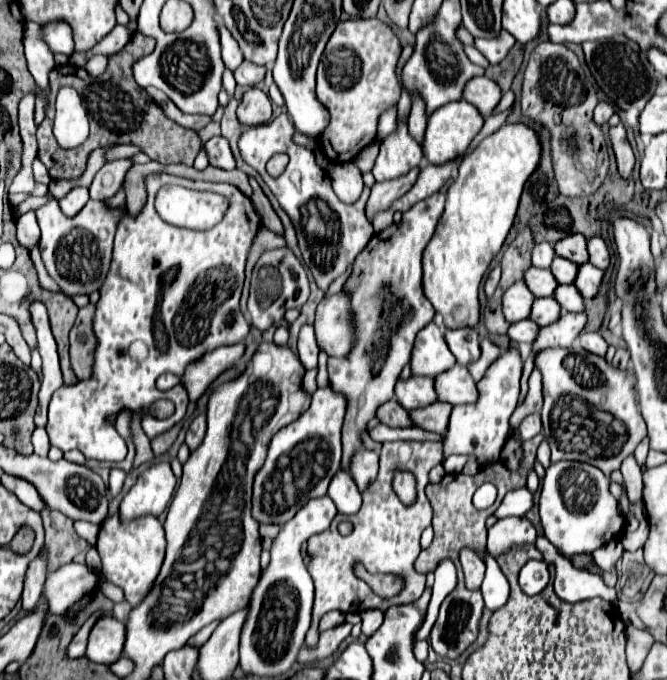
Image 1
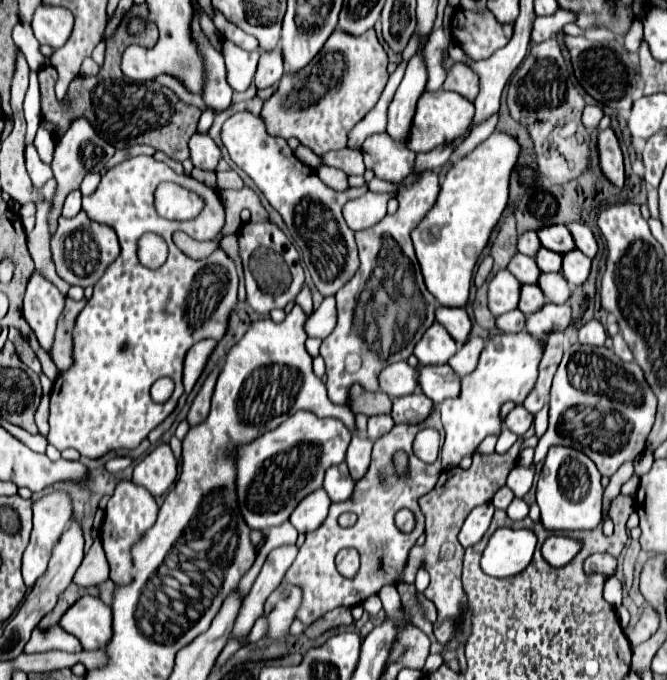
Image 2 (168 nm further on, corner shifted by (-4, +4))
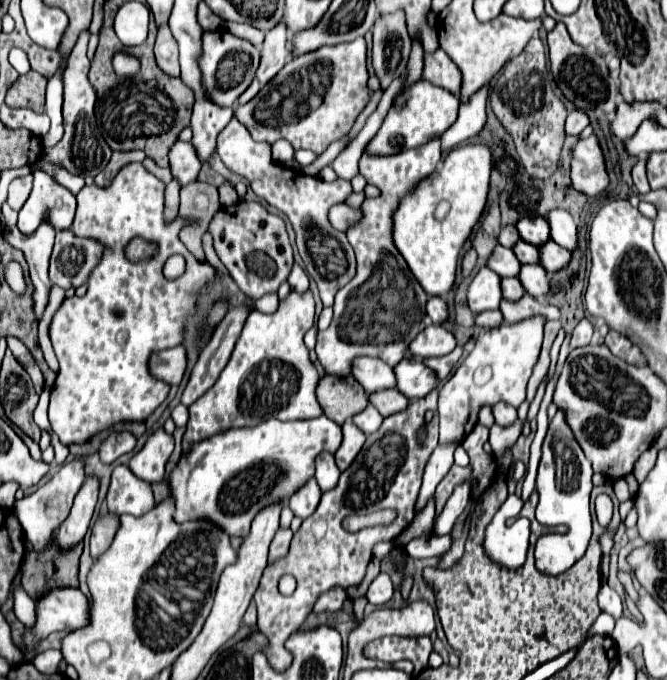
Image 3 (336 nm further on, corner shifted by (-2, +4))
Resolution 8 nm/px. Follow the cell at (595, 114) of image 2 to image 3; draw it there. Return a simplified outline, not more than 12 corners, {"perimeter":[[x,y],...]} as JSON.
{"perimeter":[[574,109],[566,119],[566,133],[580,135],[588,123],[584,111]]}

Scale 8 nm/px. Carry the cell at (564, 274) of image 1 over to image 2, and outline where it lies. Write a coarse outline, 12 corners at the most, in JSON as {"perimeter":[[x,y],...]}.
{"perimeter":[[538,249],[534,261],[538,269],[560,271],[560,255]]}

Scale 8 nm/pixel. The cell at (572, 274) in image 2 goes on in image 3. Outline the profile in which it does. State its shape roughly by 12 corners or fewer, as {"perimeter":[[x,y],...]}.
{"perimeter":[[548,241],[540,247],[548,273],[568,267],[572,253]]}

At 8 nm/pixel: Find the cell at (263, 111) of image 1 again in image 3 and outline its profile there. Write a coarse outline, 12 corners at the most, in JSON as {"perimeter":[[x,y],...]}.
{"perimeter":[[284,23],[266,33],[256,79],[266,85],[290,61]]}

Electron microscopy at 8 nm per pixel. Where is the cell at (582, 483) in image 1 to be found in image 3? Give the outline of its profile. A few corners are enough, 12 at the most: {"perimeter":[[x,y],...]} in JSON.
{"perimeter":[[564,415],[550,421],[536,519],[589,544],[592,465]]}

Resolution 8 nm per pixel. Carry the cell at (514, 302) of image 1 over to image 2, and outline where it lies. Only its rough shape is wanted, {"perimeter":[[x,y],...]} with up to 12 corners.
{"perimeter":[[506,269],[488,281],[494,315],[518,309],[520,281]]}

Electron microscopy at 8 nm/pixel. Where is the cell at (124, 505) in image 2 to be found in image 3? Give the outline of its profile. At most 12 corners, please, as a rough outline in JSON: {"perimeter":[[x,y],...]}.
{"perimeter":[[126,465],[114,469],[110,513],[146,515],[156,505],[150,485]]}

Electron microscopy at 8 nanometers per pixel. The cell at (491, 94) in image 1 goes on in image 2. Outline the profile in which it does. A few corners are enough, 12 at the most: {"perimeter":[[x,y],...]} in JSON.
{"perimeter":[[452,63],[442,89],[474,101],[478,81],[466,63]]}

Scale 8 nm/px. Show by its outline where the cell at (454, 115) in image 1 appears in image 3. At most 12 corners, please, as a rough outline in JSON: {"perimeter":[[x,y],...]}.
{"perimeter":[[418,81],[392,105],[366,151],[394,153],[440,137],[458,97]]}

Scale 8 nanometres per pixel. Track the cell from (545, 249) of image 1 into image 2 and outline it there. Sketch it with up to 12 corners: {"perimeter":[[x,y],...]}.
{"perimeter":[[534,231],[518,237],[518,251],[534,257],[540,241]]}

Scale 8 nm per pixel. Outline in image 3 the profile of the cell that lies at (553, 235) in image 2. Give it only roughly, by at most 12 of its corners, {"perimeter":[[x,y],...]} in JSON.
{"perimeter":[[526,217],[516,223],[522,241],[542,245],[550,241],[544,217]]}

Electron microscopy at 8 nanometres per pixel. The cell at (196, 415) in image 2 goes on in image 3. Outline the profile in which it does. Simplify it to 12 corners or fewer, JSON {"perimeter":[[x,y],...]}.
{"perimeter":[[234,307],[202,349],[184,389],[190,407],[216,383],[248,311]]}

